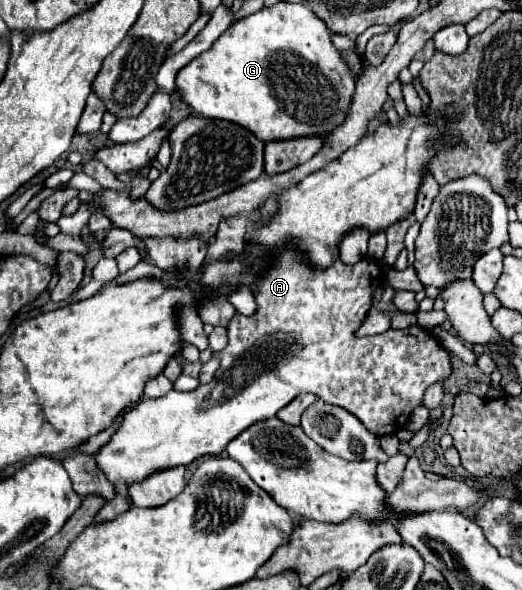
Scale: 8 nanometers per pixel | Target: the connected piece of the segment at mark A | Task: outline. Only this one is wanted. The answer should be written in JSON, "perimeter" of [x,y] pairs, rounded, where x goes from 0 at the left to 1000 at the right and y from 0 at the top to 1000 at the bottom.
{"perimeter":[[[544,412],[544,415],[529,419],[529,425],[521,429],[521,436],[506,446],[498,466],[494,466],[490,476],[483,480],[483,497],[487,497],[487,507],[490,507],[490,517],[494,517],[494,520],[490,520],[490,531],[479,534],[479,537],[471,537],[471,534],[464,534],[464,531],[452,531],[452,534],[444,537],[441,551],[437,551],[437,585],[433,585],[425,595],[410,595],[410,598],[406,598],[406,605],[410,605],[414,612],[421,612],[421,622],[418,622],[418,629],[414,629],[414,639],[410,639],[398,653],[379,653],[379,656],[375,656],[372,663],[364,663],[364,666],[337,666],[337,663],[326,663],[322,669],[303,673],[303,676],[284,676],[284,673],[276,673],[253,697],[245,697],[245,700],[238,703],[238,714],[234,714],[230,727],[226,727],[226,731],[215,737],[215,744],[184,768],[184,785],[188,785],[188,792],[203,802],[203,808],[207,808],[211,819],[245,819],[245,822],[253,822],[257,815],[272,815],[276,808],[284,808],[284,805],[295,802],[295,798],[322,795],[322,792],[337,792],[337,788],[360,788],[360,785],[368,785],[368,781],[372,781],[375,775],[383,775],[383,771],[421,771],[421,768],[433,761],[433,754],[437,754],[448,741],[456,741],[467,727],[475,727],[479,720],[487,720],[487,717],[494,717],[494,714],[506,714],[506,710],[525,707],[525,703],[529,703],[540,690],[548,690],[571,666],[598,666],[598,669],[613,673],[613,676],[625,680],[625,683],[636,683],[636,686],[648,686],[648,690],[667,693],[667,697],[678,700],[709,731],[724,734],[728,741],[732,741],[732,737],[751,737],[751,734],[759,734],[762,727],[774,724],[774,717],[782,714],[785,700],[789,700],[797,690],[808,686],[812,663],[816,663],[828,649],[835,649],[835,646],[858,639],[858,636],[866,632],[866,619],[862,619],[862,602],[858,602],[858,595],[839,581],[839,575],[835,575],[820,558],[812,558],[812,554],[805,554],[805,551],[778,554],[778,558],[743,558],[739,564],[709,568],[709,571],[686,571],[686,568],[682,568],[682,561],[690,558],[690,551],[697,547],[697,541],[701,541],[701,534],[705,534],[705,527],[709,527],[709,520],[713,520],[716,493],[720,493],[724,483],[732,483],[732,480],[736,480],[732,449],[720,446],[713,436],[697,436],[697,439],[690,439],[690,442],[678,446],[678,449],[659,449],[659,446],[651,442],[651,436],[648,436],[632,453],[609,456],[609,453],[602,453],[602,449],[586,439],[586,432],[582,432],[575,422],[567,422],[563,415]]]}

